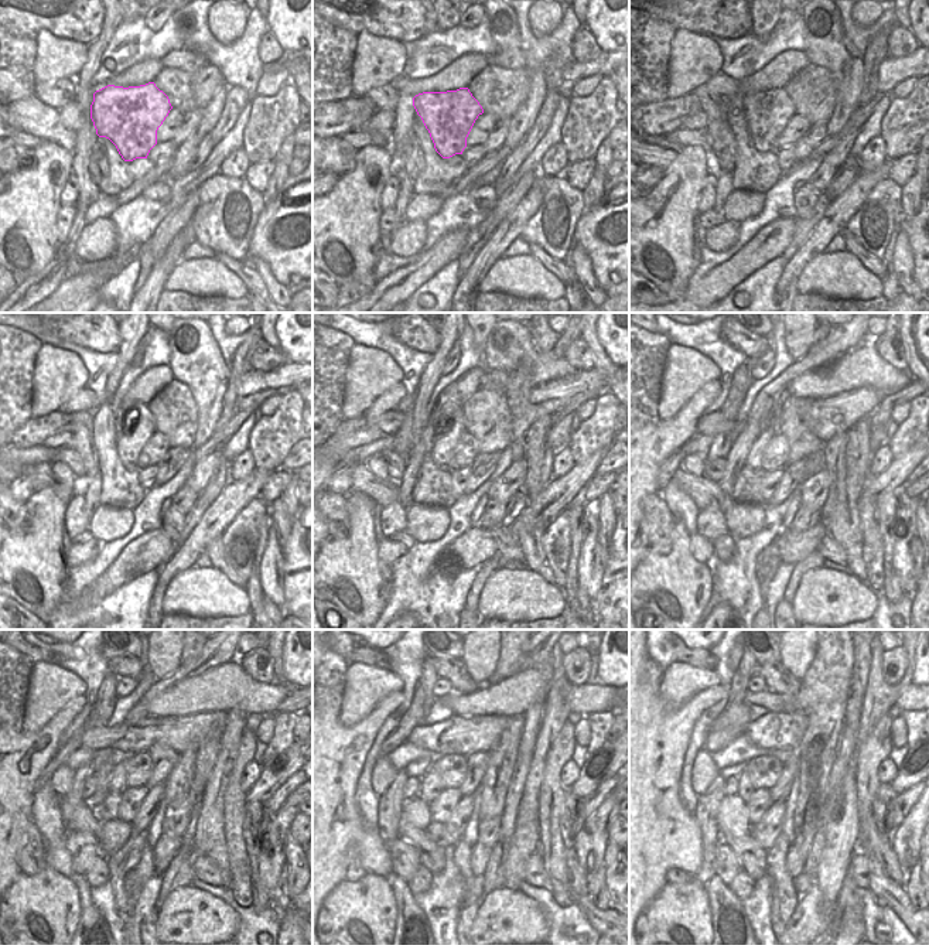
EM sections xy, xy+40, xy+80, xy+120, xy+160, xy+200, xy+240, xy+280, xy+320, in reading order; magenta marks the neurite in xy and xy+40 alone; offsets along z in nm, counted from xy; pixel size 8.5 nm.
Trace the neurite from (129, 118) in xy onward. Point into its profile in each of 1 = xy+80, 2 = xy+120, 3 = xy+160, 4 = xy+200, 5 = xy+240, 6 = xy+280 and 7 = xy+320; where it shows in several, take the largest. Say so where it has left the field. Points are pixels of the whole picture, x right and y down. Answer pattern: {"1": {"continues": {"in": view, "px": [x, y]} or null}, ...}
{"1": {"continues": {"in": "xy+80", "px": [767, 112]}}, "2": {"continues": {"in": "xy+120", "px": [135, 426]}}, "3": {"continues": {"in": "xy+160", "px": [453, 419]}}, "4": {"continues": {"in": "xy+200", "px": [754, 460]}}, "5": {"continues": {"in": "xy+240", "px": [119, 780]}}, "6": {"continues": {"in": "xy+280", "px": [430, 781]}}, "7": {"continues": {"in": "xy+320", "px": [745, 788]}}}

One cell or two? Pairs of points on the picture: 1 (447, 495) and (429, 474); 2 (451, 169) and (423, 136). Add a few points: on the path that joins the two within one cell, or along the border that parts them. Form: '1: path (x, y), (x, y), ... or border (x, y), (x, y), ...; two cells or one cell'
1: path (441, 490), (433, 480); one cell
2: path (441, 166), (430, 154), (427, 146); one cell

